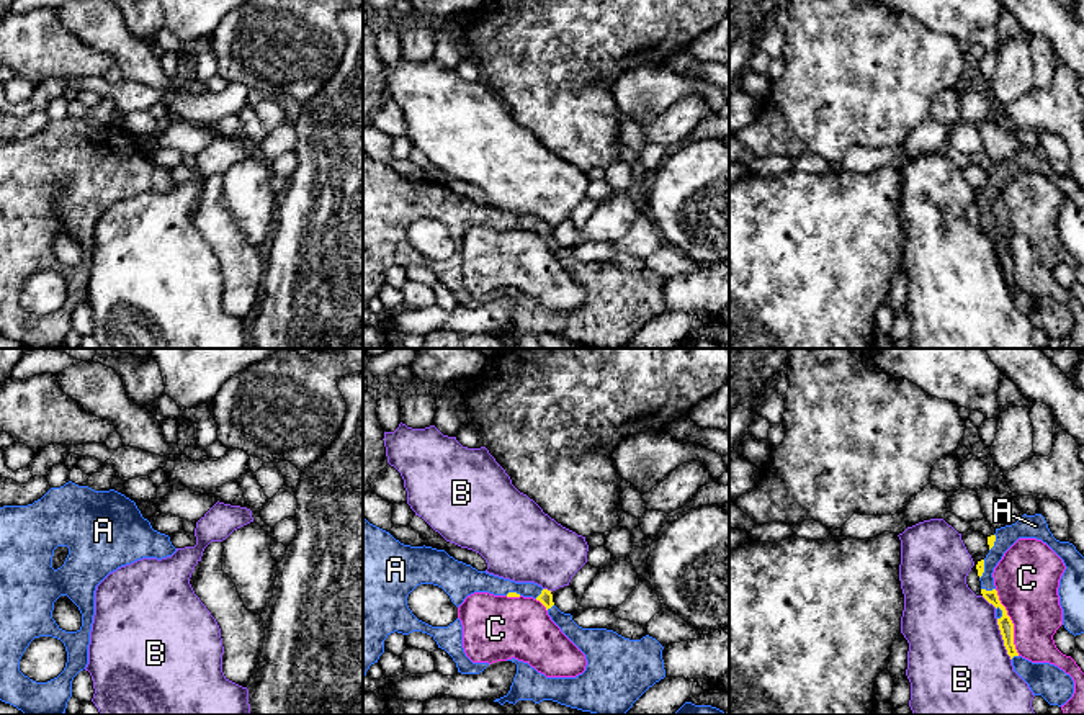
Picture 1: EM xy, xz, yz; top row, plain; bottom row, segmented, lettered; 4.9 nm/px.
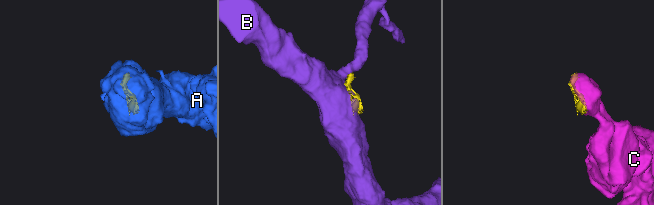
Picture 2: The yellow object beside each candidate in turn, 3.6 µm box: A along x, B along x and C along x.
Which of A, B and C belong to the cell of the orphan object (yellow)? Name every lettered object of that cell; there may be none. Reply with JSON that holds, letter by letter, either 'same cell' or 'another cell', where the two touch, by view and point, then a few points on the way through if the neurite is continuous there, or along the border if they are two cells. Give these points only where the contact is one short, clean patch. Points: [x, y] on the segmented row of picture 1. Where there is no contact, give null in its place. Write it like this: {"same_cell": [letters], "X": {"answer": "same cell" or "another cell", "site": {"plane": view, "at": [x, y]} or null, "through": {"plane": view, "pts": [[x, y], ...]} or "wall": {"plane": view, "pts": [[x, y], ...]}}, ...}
{"same_cell": ["A"], "A": {"answer": "same cell", "site": {"plane": "yz", "at": [988, 591]}}, "B": {"answer": "another cell", "site": {"plane": "yz", "at": [1003, 638]}}, "C": {"answer": "another cell", "site": {"plane": "yz", "at": [1011, 622]}}}

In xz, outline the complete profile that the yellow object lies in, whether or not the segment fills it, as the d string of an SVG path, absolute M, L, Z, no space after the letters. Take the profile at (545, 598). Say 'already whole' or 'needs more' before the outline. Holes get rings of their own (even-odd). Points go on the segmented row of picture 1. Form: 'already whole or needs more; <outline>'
needs more; M363 519L363 676L366 676L371 664L378 663L384 653L384 640L394 632L402 635L412 632L430 635L438 648L453 658L461 674L479 674L489 666L489 663L473 663L466 656L459 618L448 627L432 627L412 614L407 605L407 596L420 584L441 587L456 607L474 592L533 597L546 607L551 620L585 654L585 671L576 677L546 677L528 663L515 658L507 659L517 664L517 674L508 694L494 700L500 705L505 702L515 705L518 700L533 700L535 704L553 700L595 715L625 715L649 687L665 677L662 659L664 646L656 638L646 635L641 640L629 640L607 628L582 628L572 620L571 614L564 614L554 605L551 591L535 582L515 582L486 571L477 571L471 564L455 560L445 550L425 545L404 545L389 532L370 524L366 519Z

